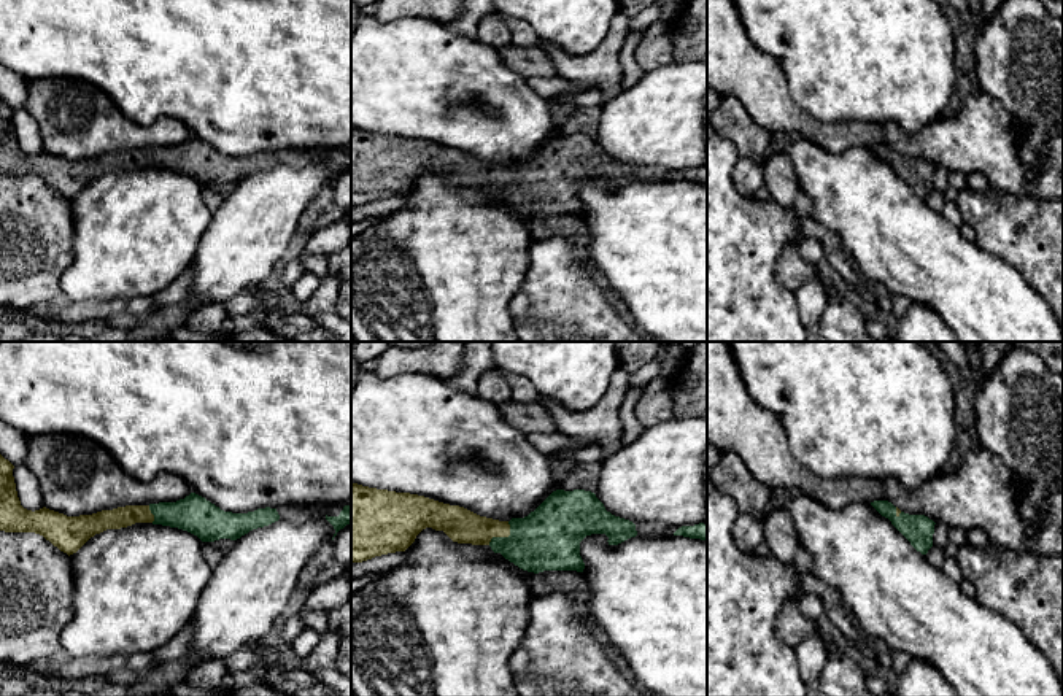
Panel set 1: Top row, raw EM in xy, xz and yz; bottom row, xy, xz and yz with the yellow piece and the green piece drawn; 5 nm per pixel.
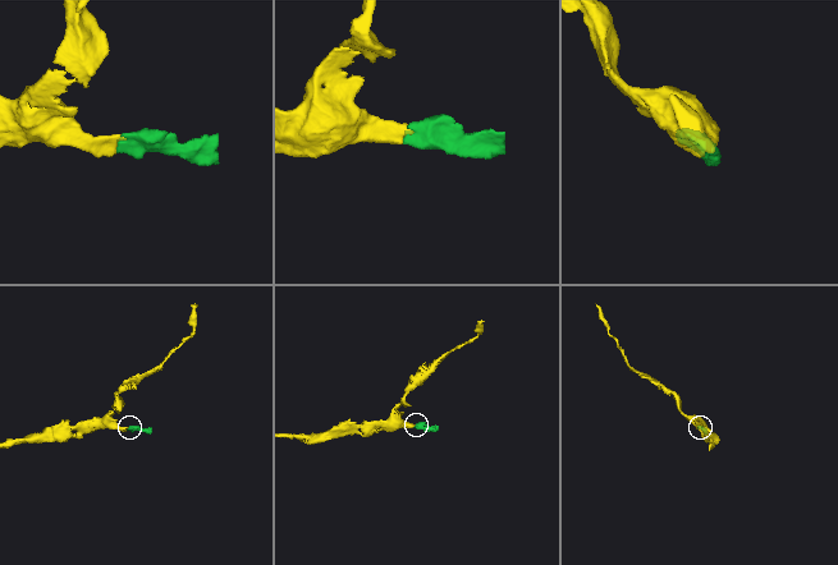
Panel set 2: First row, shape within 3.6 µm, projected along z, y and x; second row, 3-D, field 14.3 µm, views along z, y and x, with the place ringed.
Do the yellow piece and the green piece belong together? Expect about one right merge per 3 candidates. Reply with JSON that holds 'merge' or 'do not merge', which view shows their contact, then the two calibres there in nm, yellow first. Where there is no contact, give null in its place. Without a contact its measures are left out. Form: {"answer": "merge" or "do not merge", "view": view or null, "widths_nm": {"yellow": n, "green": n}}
{"answer": "merge", "view": "xz", "widths_nm": {"yellow": 170, "green": 320}}

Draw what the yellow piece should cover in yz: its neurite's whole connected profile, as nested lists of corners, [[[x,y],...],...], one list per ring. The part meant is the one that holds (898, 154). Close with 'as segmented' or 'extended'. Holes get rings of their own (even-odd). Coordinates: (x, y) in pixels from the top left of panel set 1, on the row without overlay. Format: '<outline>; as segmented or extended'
[[[874,145],[871,149],[910,186],[910,189],[926,199],[933,191],[934,165],[925,159],[909,159],[888,145]]]; extended

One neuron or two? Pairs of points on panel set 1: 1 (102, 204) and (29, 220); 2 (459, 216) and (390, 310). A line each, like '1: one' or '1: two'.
1: two
2: one

